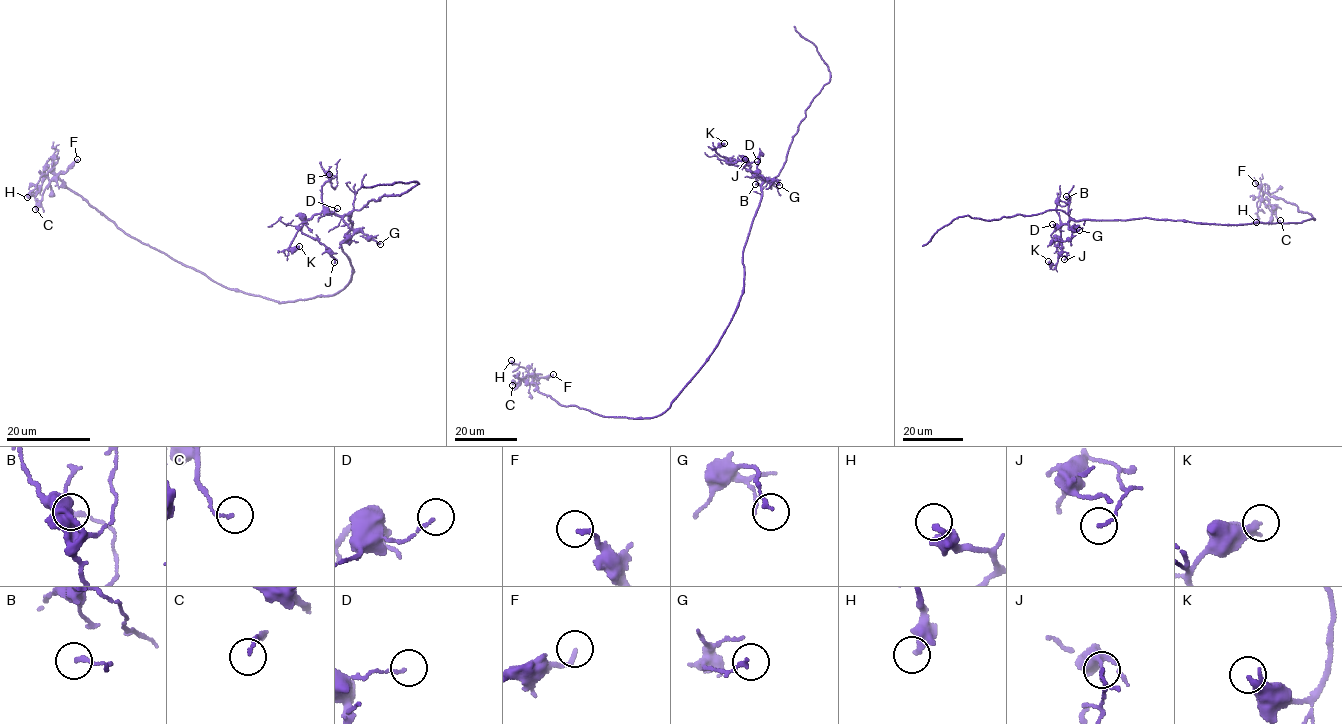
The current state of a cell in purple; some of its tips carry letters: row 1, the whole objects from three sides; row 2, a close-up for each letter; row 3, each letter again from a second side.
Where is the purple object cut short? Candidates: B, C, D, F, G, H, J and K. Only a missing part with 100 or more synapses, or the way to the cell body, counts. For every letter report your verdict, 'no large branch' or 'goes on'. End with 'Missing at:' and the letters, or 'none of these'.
B: no large branch
C: no large branch
D: no large branch
F: no large branch
G: no large branch
H: no large branch
J: no large branch
K: no large branch
Missing at: none of these

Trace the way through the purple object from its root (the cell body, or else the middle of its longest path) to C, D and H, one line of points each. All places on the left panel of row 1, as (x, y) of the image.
C: (343, 288), (335, 295), (281, 303), (227, 289), (127, 235), (68, 189), (53, 169), (45, 172), (35, 209)
D: (343, 288), (350, 280), (352, 268), (340, 241), (352, 223), (348, 214), (328, 212), (337, 208)
H: (343, 288), (335, 295), (281, 303), (227, 289), (127, 235), (68, 189), (53, 169), (40, 177), (27, 197)

